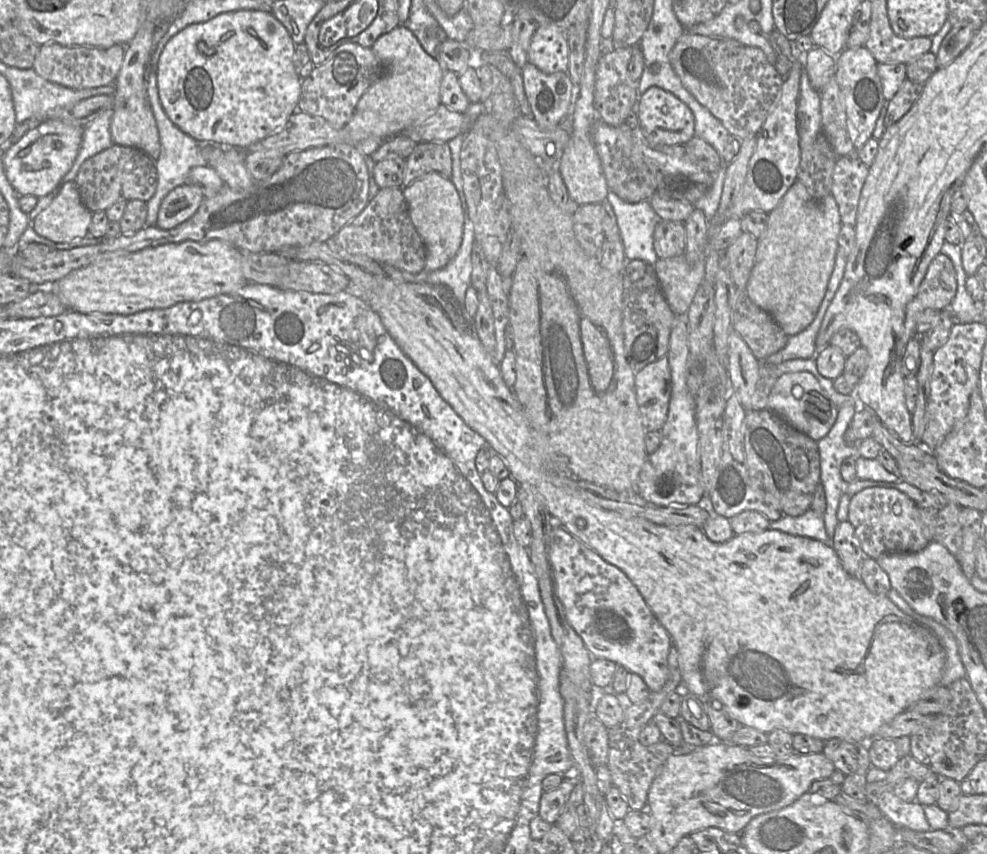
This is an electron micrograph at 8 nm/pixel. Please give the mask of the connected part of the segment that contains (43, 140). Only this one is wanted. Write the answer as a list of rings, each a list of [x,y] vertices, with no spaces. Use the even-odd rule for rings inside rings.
[[[46,118],[20,139],[9,142],[4,148],[2,161],[6,177],[18,195],[39,198],[51,193],[72,168],[81,146],[83,131],[82,126]],[[27,165],[34,167],[34,170],[24,170]]]

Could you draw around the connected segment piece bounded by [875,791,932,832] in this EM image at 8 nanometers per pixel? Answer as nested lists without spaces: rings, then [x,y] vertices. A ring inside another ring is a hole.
[[[886,791],[875,805],[896,828],[908,828],[919,832],[932,830],[925,817],[923,805],[917,801],[904,802],[892,791]]]

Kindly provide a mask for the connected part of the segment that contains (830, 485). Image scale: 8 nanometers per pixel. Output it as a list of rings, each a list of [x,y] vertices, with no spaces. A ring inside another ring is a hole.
[[[850,404],[839,407],[832,428],[824,438],[817,441],[821,484],[826,498],[826,510],[823,518],[829,540],[833,540],[836,526],[839,523],[837,519],[838,506],[844,487],[848,484],[841,477],[841,465],[845,459],[859,456],[858,445],[847,444],[843,438],[859,406]]]

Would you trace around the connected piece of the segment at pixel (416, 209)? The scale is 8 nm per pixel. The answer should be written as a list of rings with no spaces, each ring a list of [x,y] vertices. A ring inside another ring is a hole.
[[[430,172],[405,187],[403,194],[408,204],[411,220],[426,248],[425,269],[422,272],[431,272],[445,267],[456,256],[464,233],[464,211],[455,185],[449,177],[442,176],[437,172]]]

